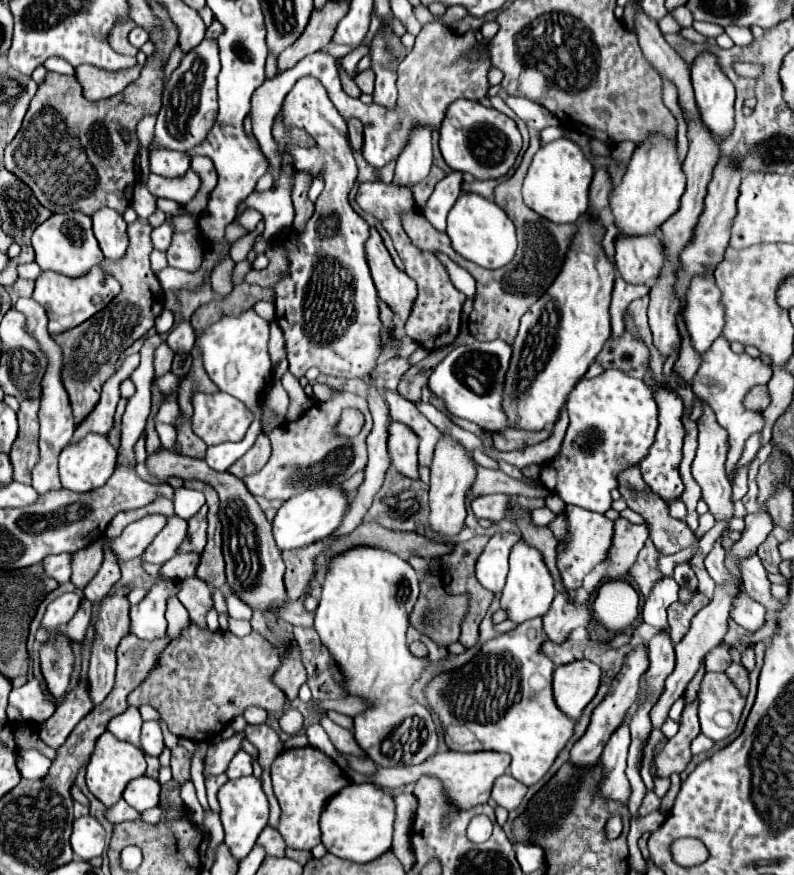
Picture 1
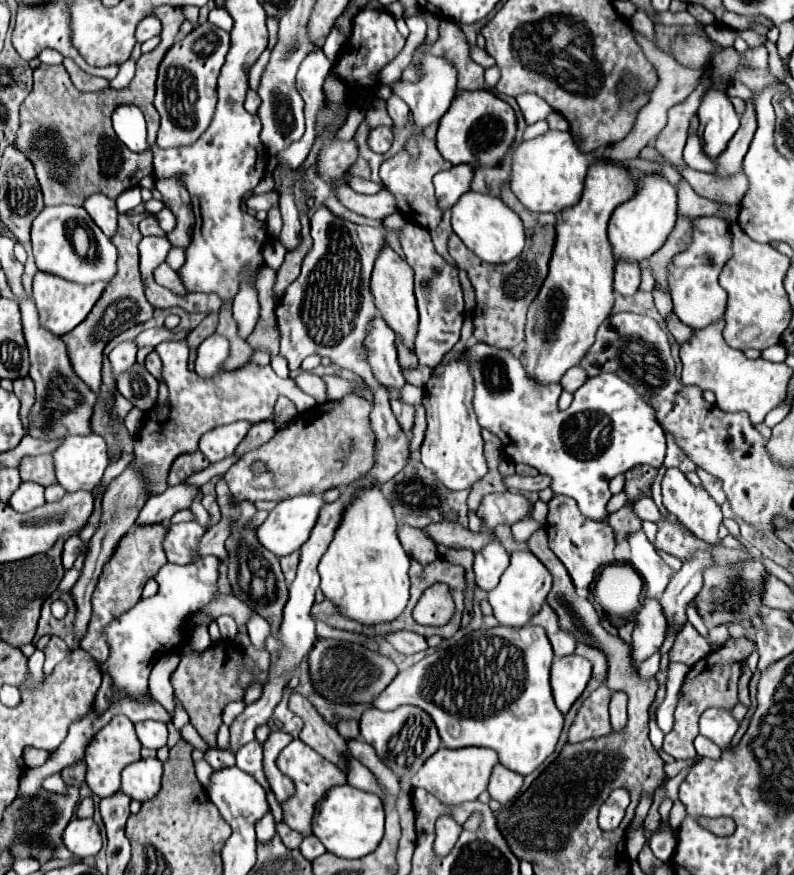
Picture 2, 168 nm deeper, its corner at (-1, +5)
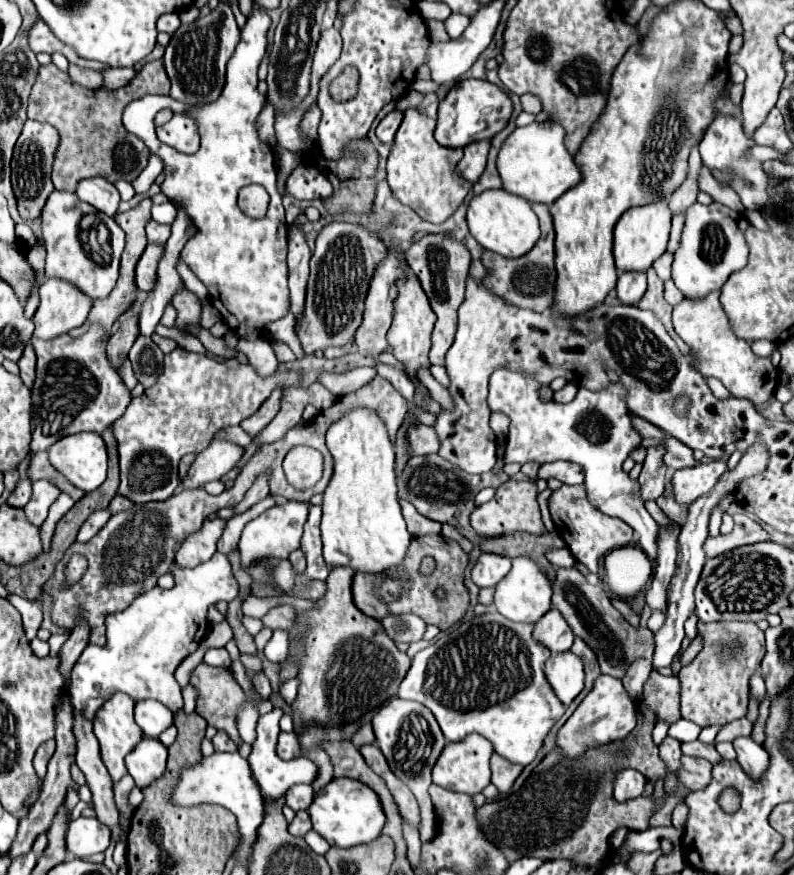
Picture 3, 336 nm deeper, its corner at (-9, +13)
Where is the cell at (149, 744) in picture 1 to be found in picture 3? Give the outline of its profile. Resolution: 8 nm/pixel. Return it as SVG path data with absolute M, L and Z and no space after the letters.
M139 701L135 705L135 721L143 729L145 737L159 737L173 725L173 713L157 701Z

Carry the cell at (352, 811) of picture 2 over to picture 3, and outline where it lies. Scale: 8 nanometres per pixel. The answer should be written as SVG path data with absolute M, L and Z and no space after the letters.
M335 777L331 783L327 783L317 793L317 797L313 799L313 803L307 811L311 815L313 829L321 837L325 837L329 845L337 845L337 847L345 847L345 849L375 841L381 835L385 821L387 821L377 793L373 789L369 789L369 785L365 785L361 781L353 781L353 779Z

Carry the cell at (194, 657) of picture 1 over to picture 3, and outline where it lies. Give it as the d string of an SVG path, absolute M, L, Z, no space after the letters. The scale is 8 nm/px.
M205 663L197 665L193 671L191 671L191 677L189 677L189 685L197 689L199 697L197 697L197 713L215 729L219 731L225 731L235 743L241 743L241 737L237 733L237 727L235 727L235 719L233 719L233 709L239 707L245 699L245 693L243 689L239 687L239 683L235 681L235 677L231 675L229 669L225 667L209 667Z

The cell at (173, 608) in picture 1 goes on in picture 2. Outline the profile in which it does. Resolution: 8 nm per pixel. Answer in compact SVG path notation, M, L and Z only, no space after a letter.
M167 653L165 657L161 657L161 661L157 661L157 665L151 671L149 677L149 693L155 701L159 701L161 705L165 705L165 709L169 709L169 713L173 715L173 687L169 683L169 677L173 675L173 671L179 665L179 655L177 653Z

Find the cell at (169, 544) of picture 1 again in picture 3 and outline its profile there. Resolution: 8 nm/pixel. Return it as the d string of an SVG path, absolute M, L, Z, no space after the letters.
M207 519L197 533L185 537L175 555L175 563L183 567L195 567L199 563L209 561L217 551L217 541L223 533L223 527L223 519Z

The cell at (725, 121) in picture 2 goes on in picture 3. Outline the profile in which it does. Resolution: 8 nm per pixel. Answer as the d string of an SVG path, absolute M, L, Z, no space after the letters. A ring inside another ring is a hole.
M717 115L711 125L705 131L703 141L699 143L699 151L701 151L701 159L709 169L729 169L737 175L735 183L731 185L737 195L741 197L741 203L747 209L761 209L761 205L767 201L767 175L761 169L759 161L749 161L745 159L747 149L753 145L753 141L749 137L745 137L743 129L741 129L741 119L731 117L731 115ZM741 179L749 179L751 185L745 185Z

